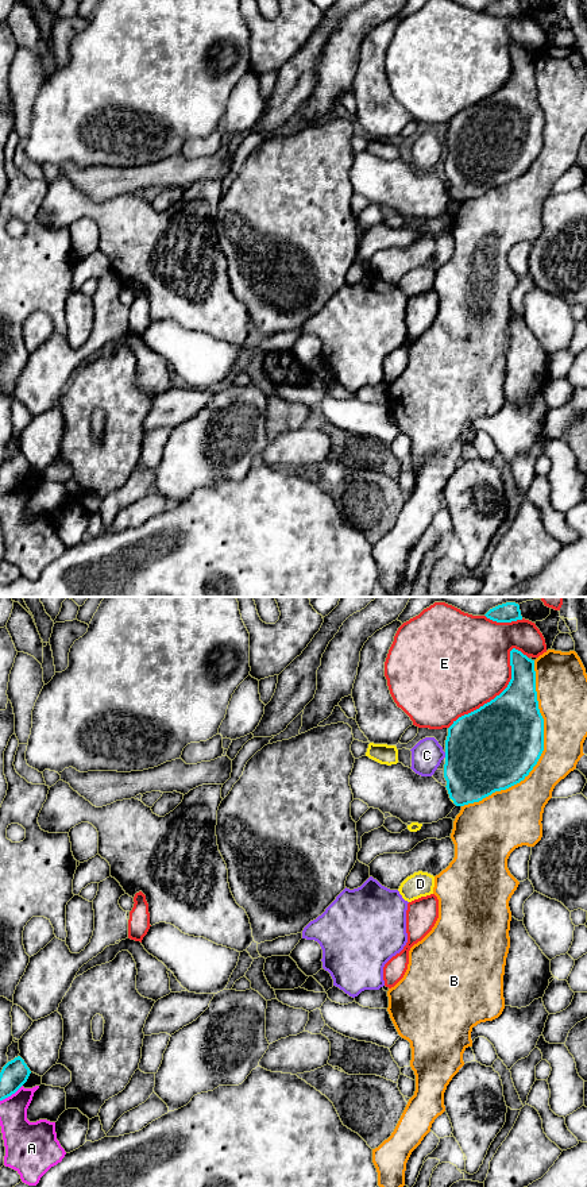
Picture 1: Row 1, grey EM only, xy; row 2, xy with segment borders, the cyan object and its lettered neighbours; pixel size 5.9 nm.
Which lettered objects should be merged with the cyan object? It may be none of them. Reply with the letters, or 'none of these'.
D

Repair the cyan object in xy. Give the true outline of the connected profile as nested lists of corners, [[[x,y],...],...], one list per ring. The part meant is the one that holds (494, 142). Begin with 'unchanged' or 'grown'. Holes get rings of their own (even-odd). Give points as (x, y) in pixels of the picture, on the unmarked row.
unchanged; [[[513,43],[510,61],[507,82],[448,123],[444,173],[456,201],[520,178],[544,146],[534,55]]]

